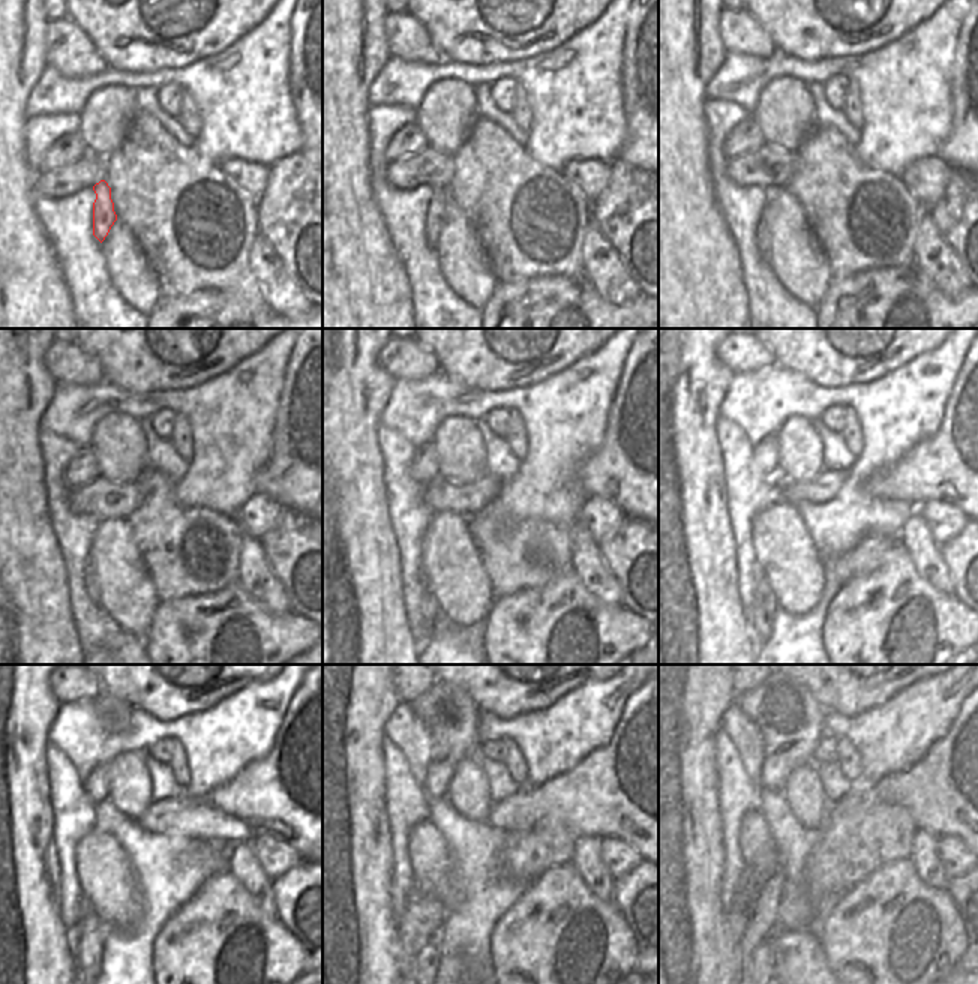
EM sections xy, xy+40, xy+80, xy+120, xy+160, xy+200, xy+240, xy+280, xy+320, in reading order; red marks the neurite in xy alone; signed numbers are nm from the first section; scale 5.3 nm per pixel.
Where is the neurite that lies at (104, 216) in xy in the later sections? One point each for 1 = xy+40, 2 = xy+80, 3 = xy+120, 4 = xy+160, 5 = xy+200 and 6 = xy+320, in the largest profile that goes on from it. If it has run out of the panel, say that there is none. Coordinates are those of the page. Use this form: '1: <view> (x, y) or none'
1: xy+40 (435, 213)
2: xy+80 (764, 236)
3: xy+120 (89, 575)
4: xy+160 (431, 611)
5: xy+200 (764, 603)
6: xy+320 (762, 960)

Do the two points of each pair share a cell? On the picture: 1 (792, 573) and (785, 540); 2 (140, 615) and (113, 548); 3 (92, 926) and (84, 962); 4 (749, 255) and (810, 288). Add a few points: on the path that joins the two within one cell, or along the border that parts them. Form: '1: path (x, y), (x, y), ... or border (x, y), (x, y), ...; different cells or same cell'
1: path (792, 566), (785, 548); same cell
2: path (129, 599), (117, 564); same cell
3: path (92, 935), (89, 953); same cell
4: border (765, 260), (776, 278), (791, 294); different cells

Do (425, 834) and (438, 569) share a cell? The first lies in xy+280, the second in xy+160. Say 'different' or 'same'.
same

